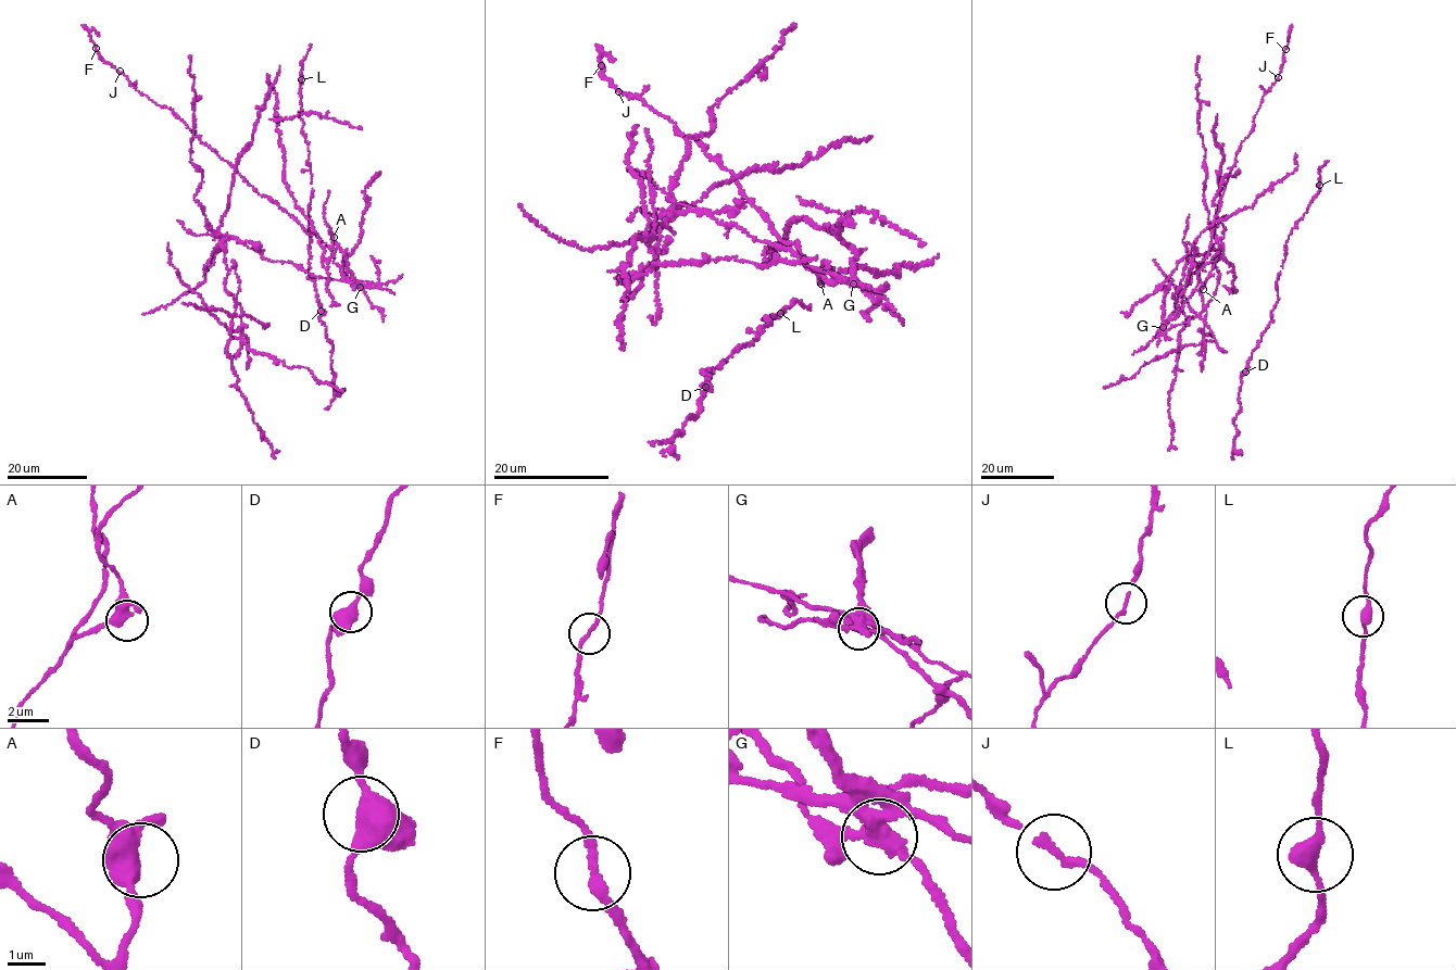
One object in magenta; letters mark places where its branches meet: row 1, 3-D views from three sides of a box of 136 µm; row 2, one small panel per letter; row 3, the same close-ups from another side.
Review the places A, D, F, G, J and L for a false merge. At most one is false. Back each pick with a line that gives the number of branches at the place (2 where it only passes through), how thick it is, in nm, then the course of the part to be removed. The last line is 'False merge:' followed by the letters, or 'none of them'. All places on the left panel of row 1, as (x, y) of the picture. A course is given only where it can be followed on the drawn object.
G: Branches: 3. Thickness 320 nm
False merge: G

